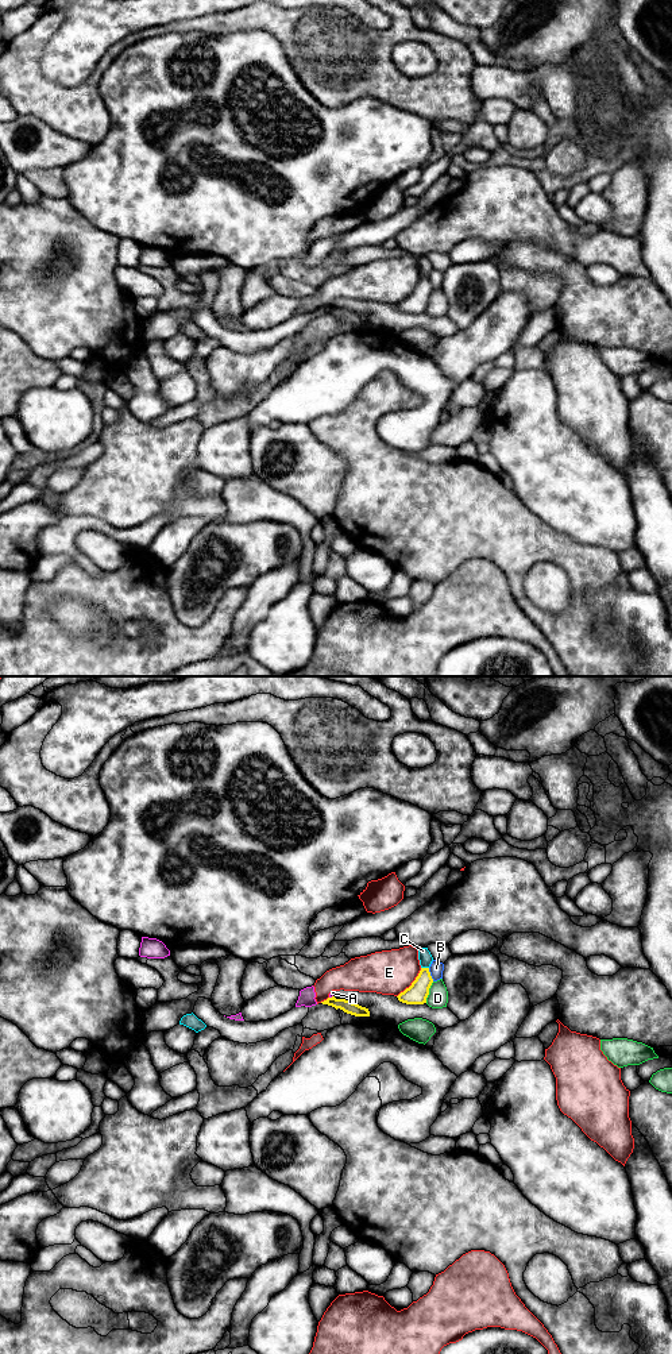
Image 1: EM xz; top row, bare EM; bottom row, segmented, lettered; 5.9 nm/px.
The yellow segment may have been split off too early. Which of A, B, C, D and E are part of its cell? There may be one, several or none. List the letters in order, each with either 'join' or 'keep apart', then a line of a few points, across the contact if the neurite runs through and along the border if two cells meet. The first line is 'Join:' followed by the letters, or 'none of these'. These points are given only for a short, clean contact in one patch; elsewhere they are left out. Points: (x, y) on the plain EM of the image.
Join: none of these
A: keep apart | xz (332, 304), (329, 307)
B: keep apart
C: keep apart
D: keep apart
E: keep apart

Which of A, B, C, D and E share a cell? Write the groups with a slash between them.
A E / B / C / D

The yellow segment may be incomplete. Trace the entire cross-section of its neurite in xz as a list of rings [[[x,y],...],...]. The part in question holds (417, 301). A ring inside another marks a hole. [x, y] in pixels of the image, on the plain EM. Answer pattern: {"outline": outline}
{"outline": [[[421,277],[418,285],[409,297],[401,301],[397,306],[406,313],[424,313],[429,304],[429,297],[433,292],[429,277]]]}

